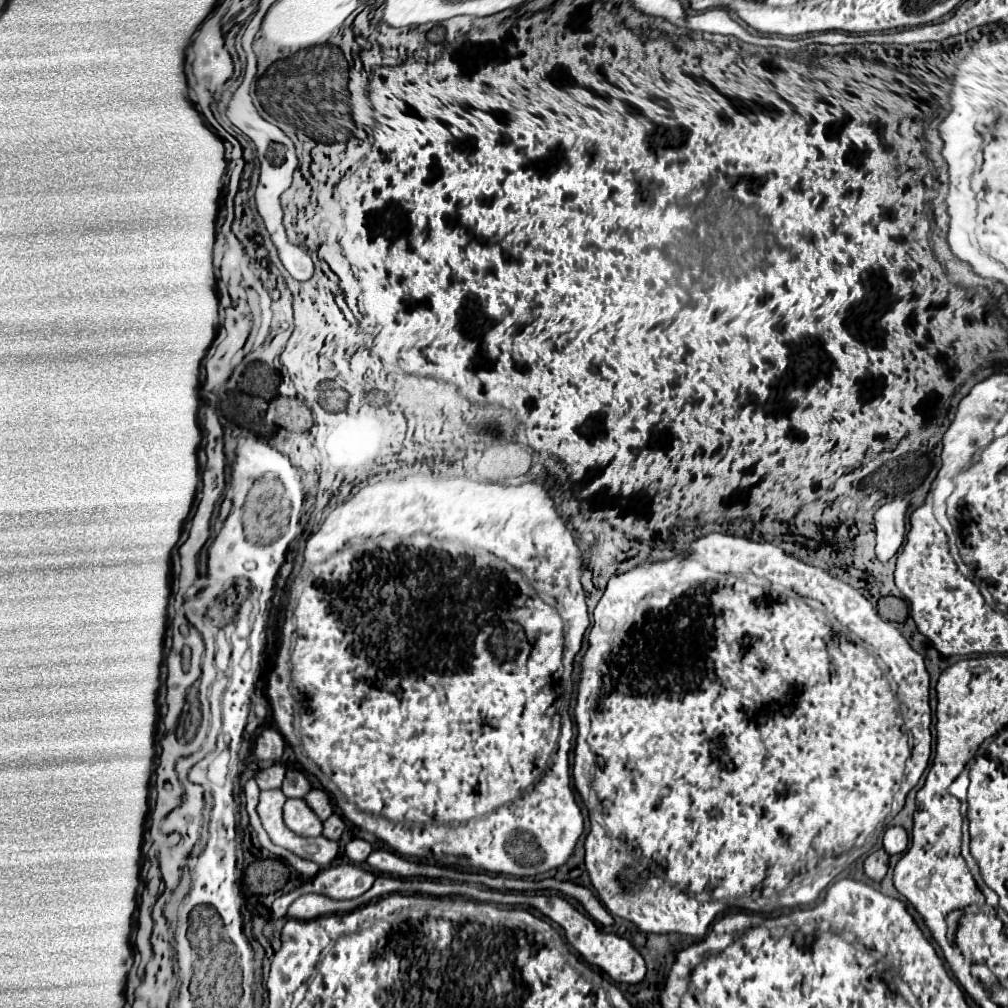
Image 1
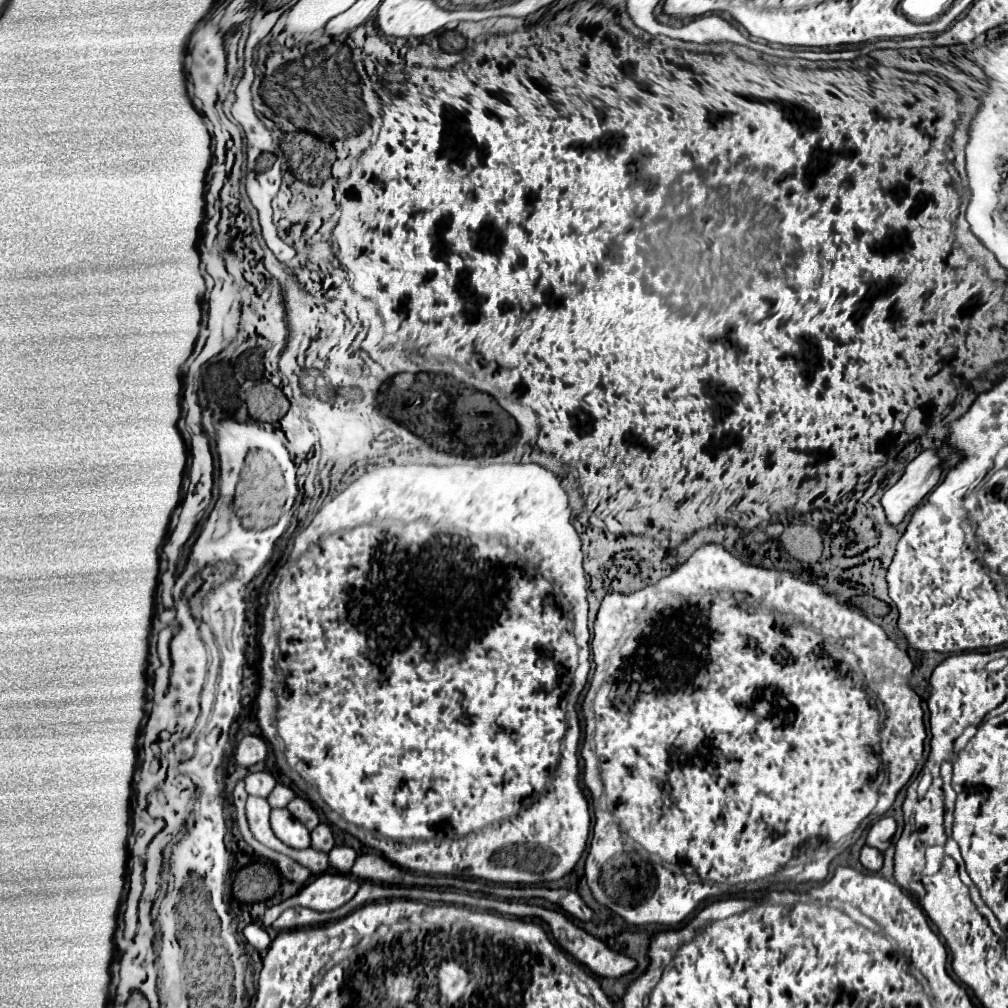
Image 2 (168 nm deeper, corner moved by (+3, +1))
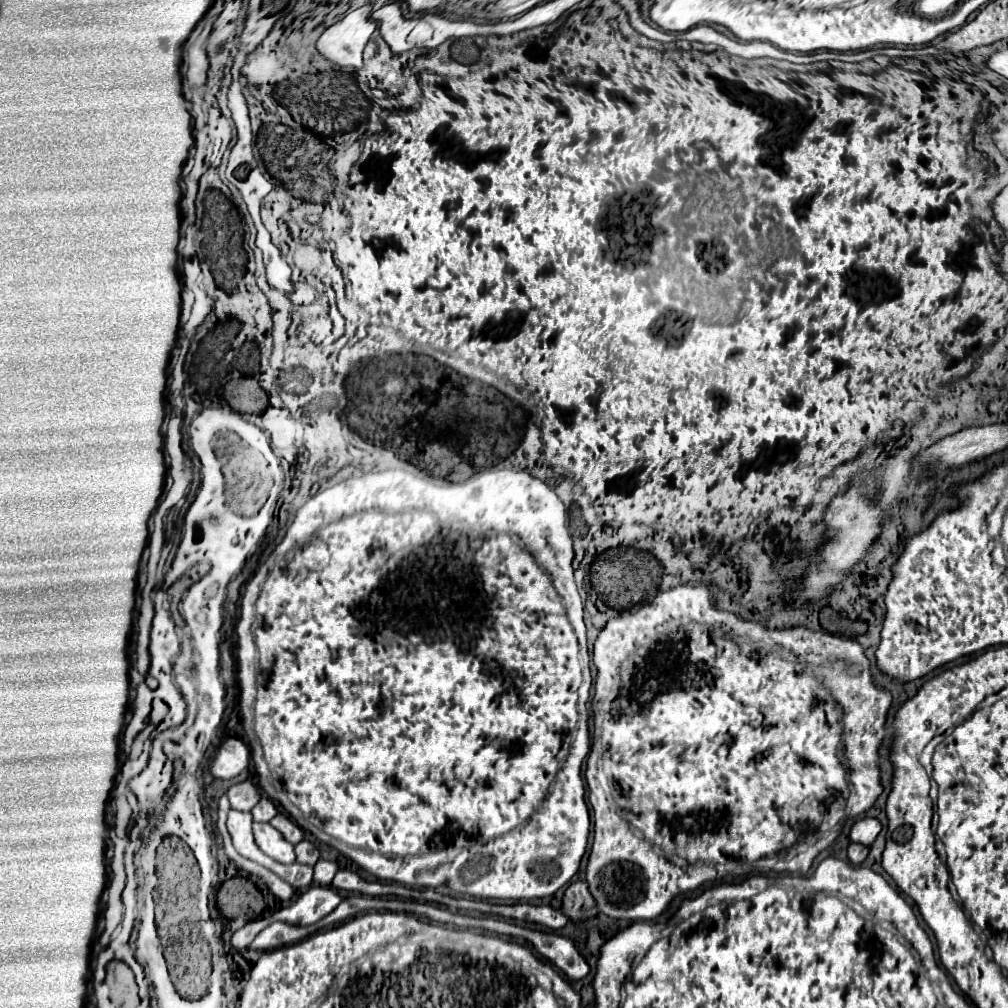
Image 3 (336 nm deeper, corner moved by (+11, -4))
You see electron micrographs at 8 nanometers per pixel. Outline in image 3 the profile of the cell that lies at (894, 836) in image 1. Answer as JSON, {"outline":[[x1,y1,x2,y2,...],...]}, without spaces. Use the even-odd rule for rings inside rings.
{"outline":[[864,817,864,819,858,819,852,827,850,827,850,841,854,843,862,843,862,845,872,845,876,835,880,833,882,825,878,819,870,819,870,817]]}

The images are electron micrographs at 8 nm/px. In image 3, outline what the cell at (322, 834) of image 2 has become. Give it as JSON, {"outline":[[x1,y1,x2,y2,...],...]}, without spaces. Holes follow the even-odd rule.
{"outline":[[300,841,294,847,294,851,296,851,296,863,302,863,302,865,316,865,316,861,320,859,316,847,310,841]]}

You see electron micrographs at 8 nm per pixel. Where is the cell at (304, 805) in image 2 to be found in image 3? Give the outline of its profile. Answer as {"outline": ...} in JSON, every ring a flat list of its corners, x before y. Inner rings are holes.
{"outline":[[276,815,276,817,270,821,270,825,272,825,274,829,278,829,278,831,282,833,282,837,284,837,288,843,292,843,292,845,300,843,302,837,304,837,302,829,300,829,294,821,290,821,286,815]]}

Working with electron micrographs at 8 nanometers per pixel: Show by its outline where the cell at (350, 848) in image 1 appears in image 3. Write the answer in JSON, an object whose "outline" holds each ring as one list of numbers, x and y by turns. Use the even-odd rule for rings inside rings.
{"outline":[[318,861,314,865,314,883,322,885,322,887,328,887,332,883,332,877,336,875,336,871,338,871,336,863,332,863,332,861]]}

